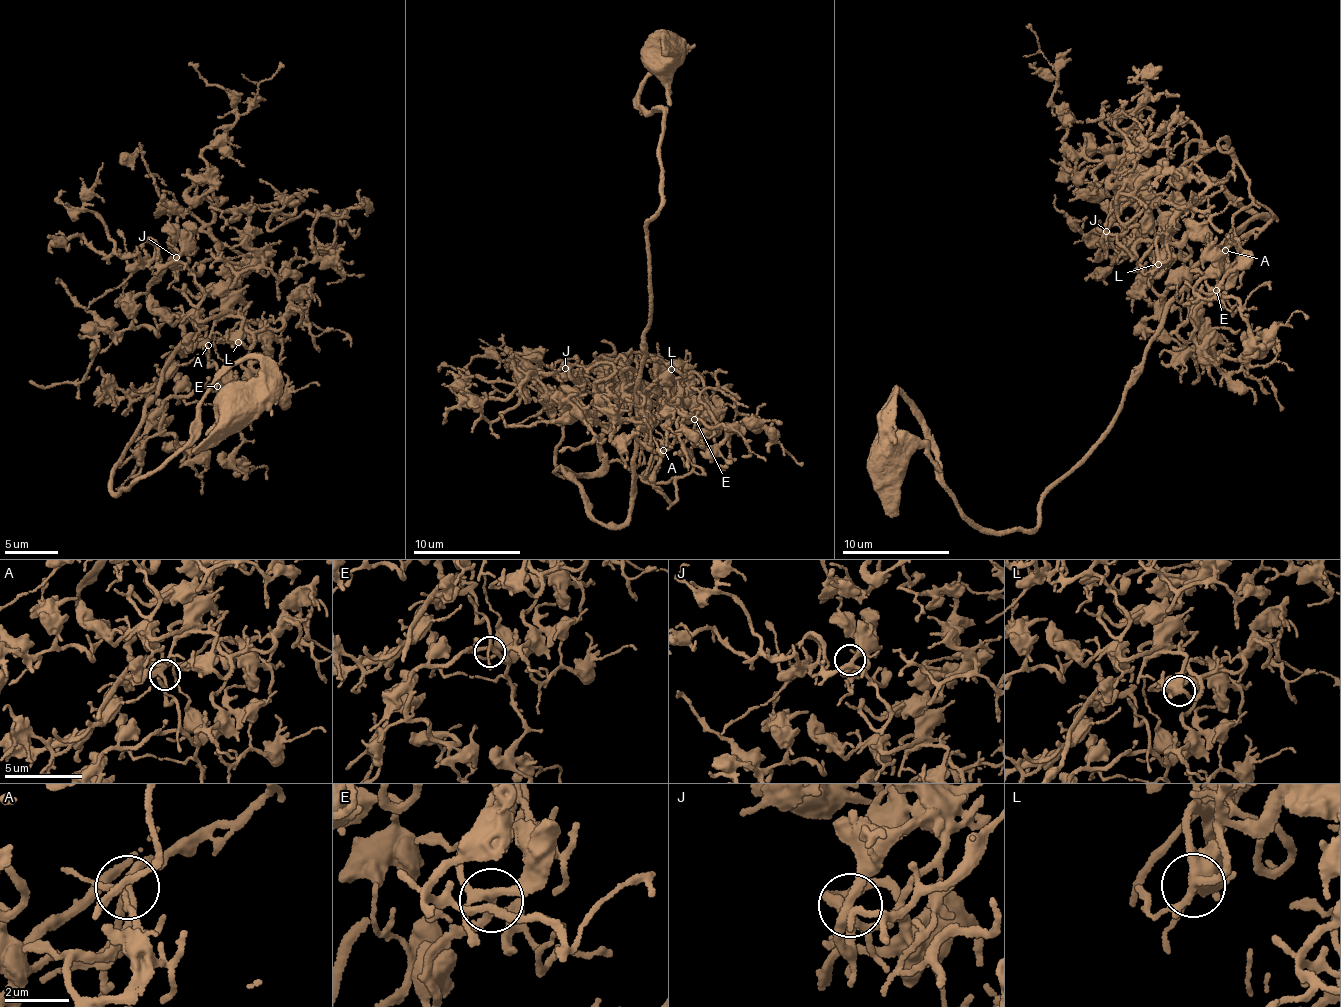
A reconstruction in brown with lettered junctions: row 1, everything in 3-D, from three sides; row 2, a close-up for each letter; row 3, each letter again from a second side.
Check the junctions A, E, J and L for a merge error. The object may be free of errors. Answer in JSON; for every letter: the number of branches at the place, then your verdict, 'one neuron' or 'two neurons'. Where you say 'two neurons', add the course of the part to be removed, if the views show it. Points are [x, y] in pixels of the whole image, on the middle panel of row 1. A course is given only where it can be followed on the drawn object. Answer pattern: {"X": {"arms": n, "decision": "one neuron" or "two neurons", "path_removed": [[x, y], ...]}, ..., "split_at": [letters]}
{"A": {"arms": 4, "decision": "one neuron"}, "E": {"arms": 4, "decision": "one neuron"}, "J": {"arms": 4, "decision": "one neuron"}, "L": {"arms": 4, "decision": "one neuron"}, "split_at": []}

